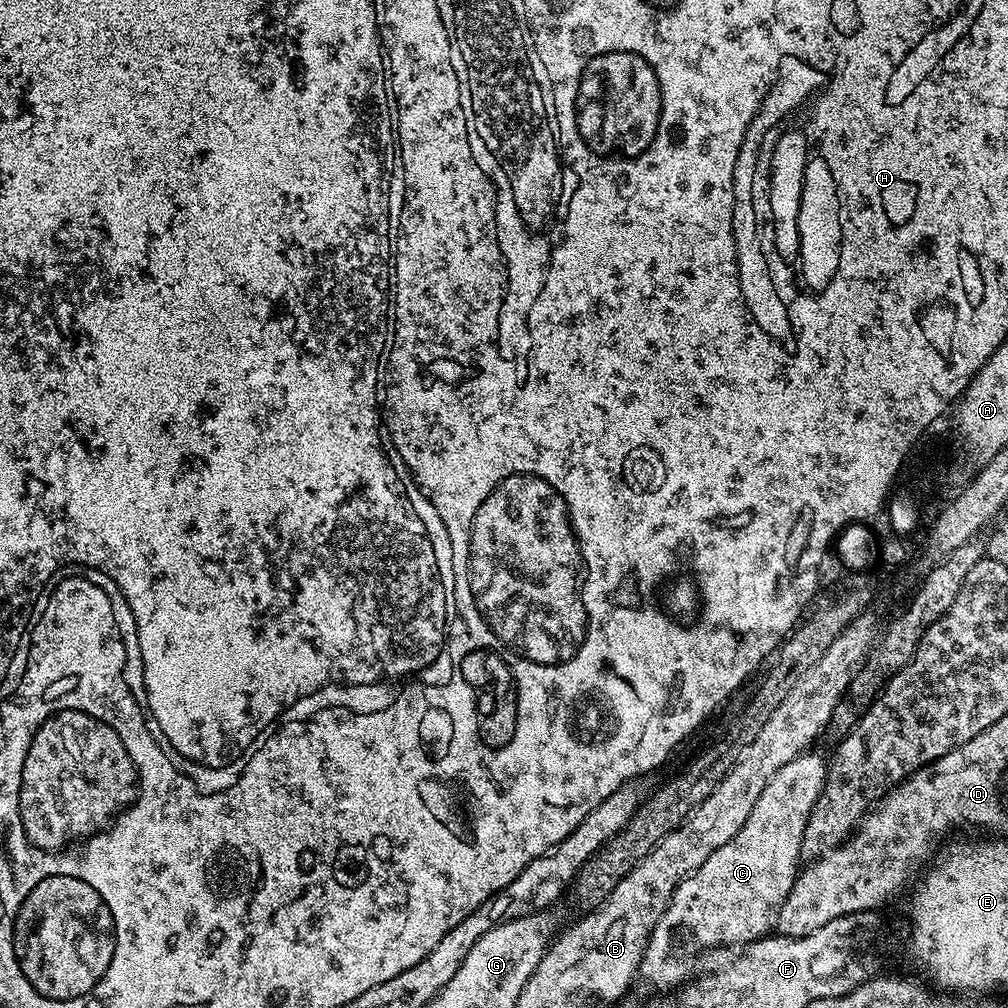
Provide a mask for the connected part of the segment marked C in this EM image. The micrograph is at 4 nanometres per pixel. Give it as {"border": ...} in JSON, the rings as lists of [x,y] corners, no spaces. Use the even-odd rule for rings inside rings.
{"border":[[[764,788],[762,794],[758,794],[758,802],[754,802],[754,810],[750,810],[750,818],[746,818],[742,830],[738,830],[738,834],[734,834],[734,838],[730,838],[726,846],[718,846],[718,850],[714,850],[714,854],[710,854],[710,858],[706,858],[706,862],[702,862],[698,870],[691,872],[677,886],[672,900],[658,918],[648,945],[644,948],[638,973],[641,981],[644,979],[652,988],[679,989],[689,983],[688,959],[695,952],[704,952],[707,948],[724,948],[727,944],[747,946],[773,931],[776,909],[786,898],[798,875],[796,860],[801,859],[800,847],[806,822],[810,818],[810,800],[804,800],[804,804],[788,800],[796,796],[798,794],[786,794],[784,790],[776,794],[776,790],[768,792]]]}

